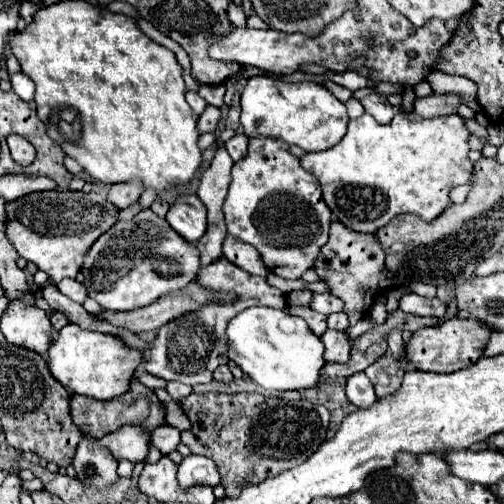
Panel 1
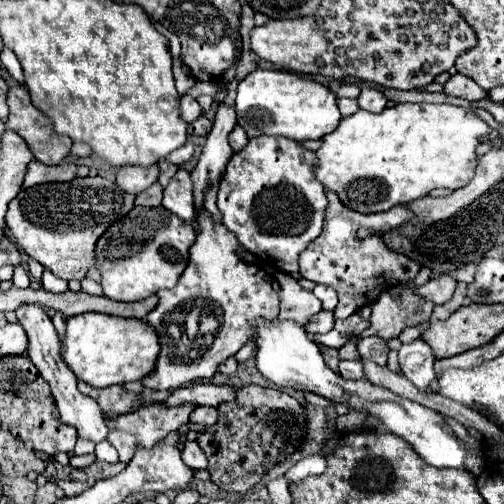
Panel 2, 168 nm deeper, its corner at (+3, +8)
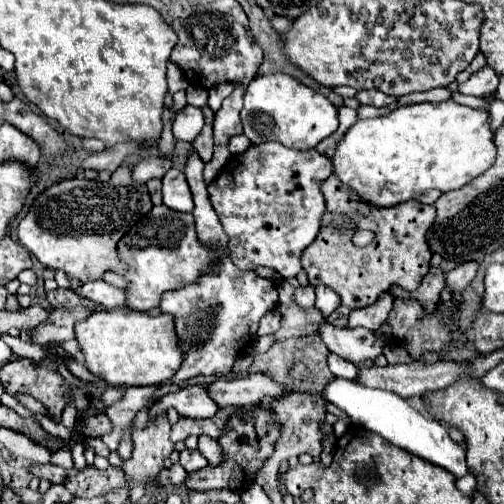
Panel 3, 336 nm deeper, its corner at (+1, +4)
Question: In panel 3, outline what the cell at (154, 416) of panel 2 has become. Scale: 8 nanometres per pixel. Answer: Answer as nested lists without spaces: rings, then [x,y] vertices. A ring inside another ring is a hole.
[[[188,386],[174,394],[162,396],[148,412],[150,422],[154,422],[156,416],[164,414],[168,408],[174,408],[184,418],[212,418],[218,412],[218,406],[212,402],[204,388],[206,386]]]

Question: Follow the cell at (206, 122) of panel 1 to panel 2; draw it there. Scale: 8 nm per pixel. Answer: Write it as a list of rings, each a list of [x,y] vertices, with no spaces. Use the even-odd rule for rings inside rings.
[[[200,116],[194,124],[188,126],[188,134],[190,136],[206,136],[212,128],[212,122],[206,118],[206,116]]]

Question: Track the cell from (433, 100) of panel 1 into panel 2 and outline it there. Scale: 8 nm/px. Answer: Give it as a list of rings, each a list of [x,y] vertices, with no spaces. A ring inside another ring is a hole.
[[[456,74],[452,76],[448,82],[446,82],[446,88],[444,88],[446,94],[450,96],[460,96],[460,98],[466,98],[470,102],[474,100],[482,100],[488,96],[488,92],[484,88],[480,88],[472,78],[464,76],[464,74]]]

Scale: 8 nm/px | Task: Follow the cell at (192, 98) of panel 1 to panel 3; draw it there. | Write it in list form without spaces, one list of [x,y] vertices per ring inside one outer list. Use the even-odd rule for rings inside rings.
[[[186,106],[182,112],[176,114],[174,122],[172,122],[172,130],[174,130],[174,138],[176,140],[186,140],[192,142],[200,130],[204,126],[204,116],[202,110],[196,106]]]

